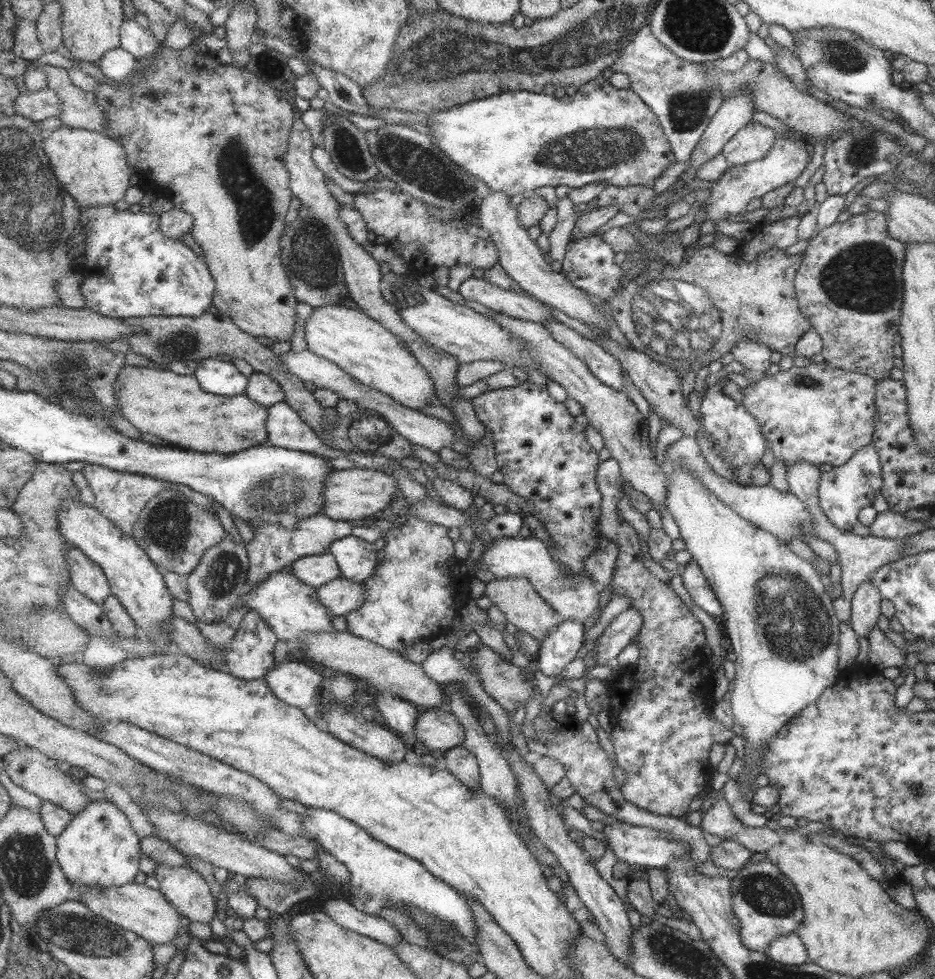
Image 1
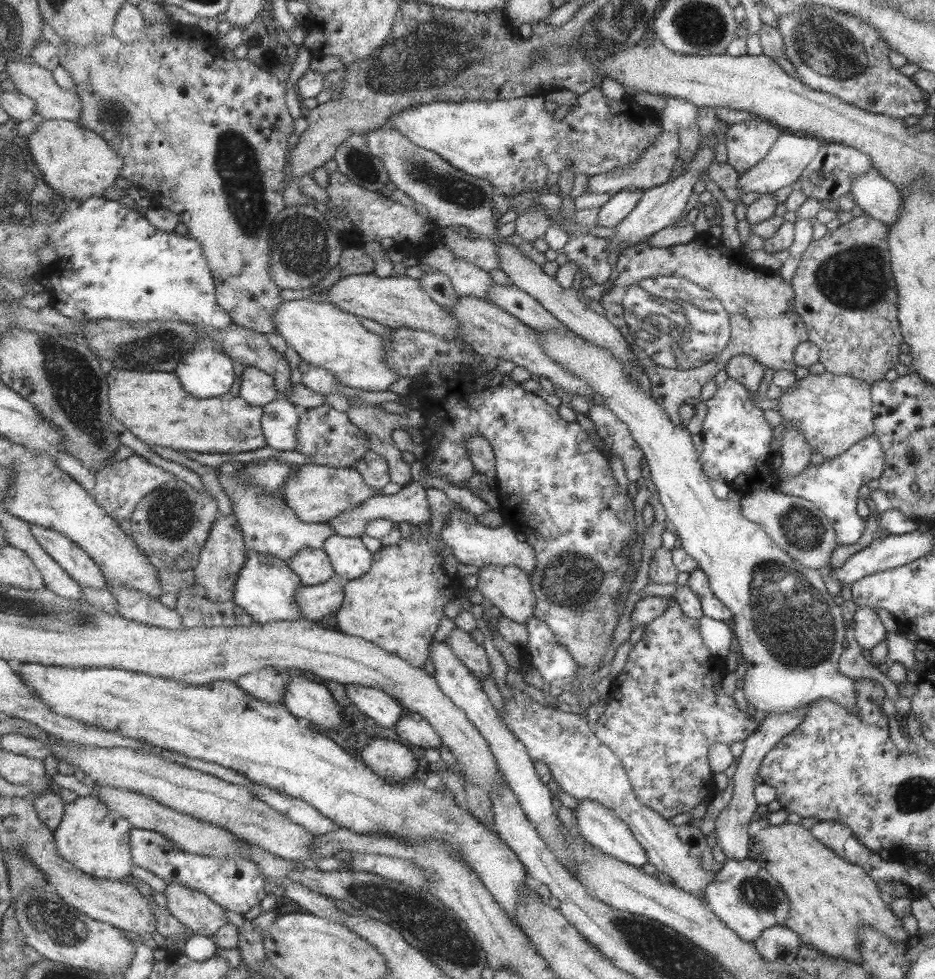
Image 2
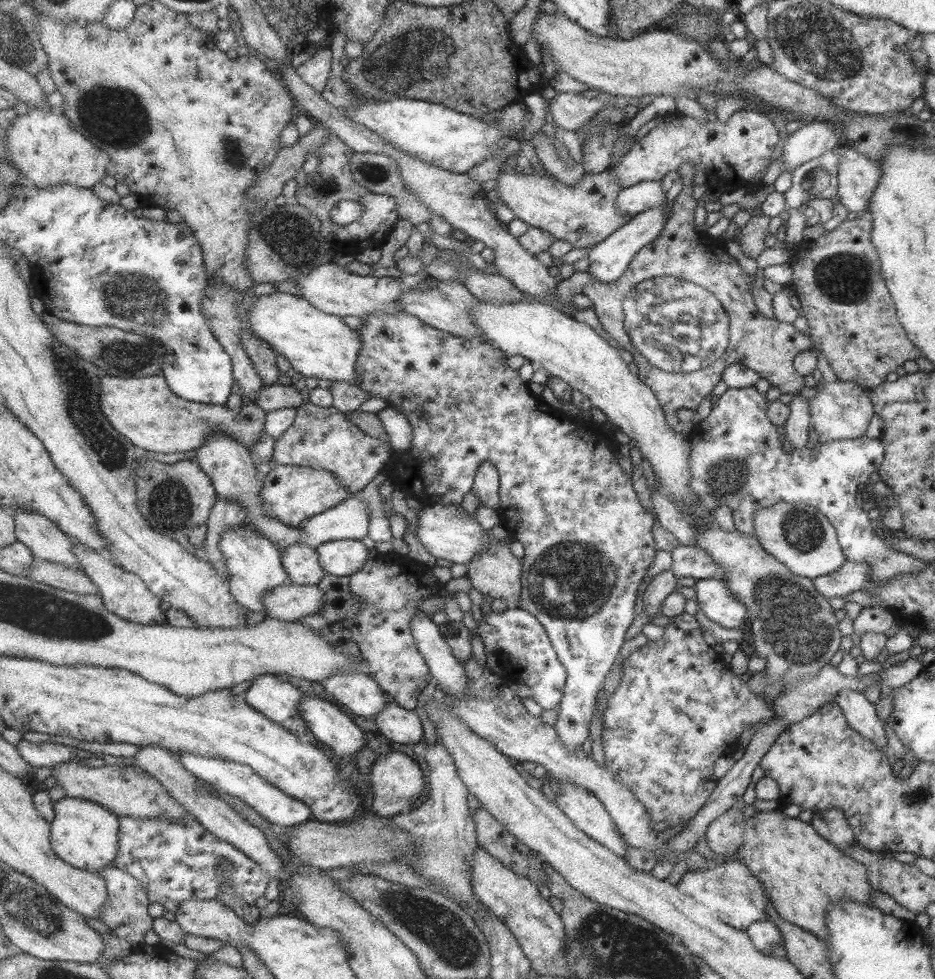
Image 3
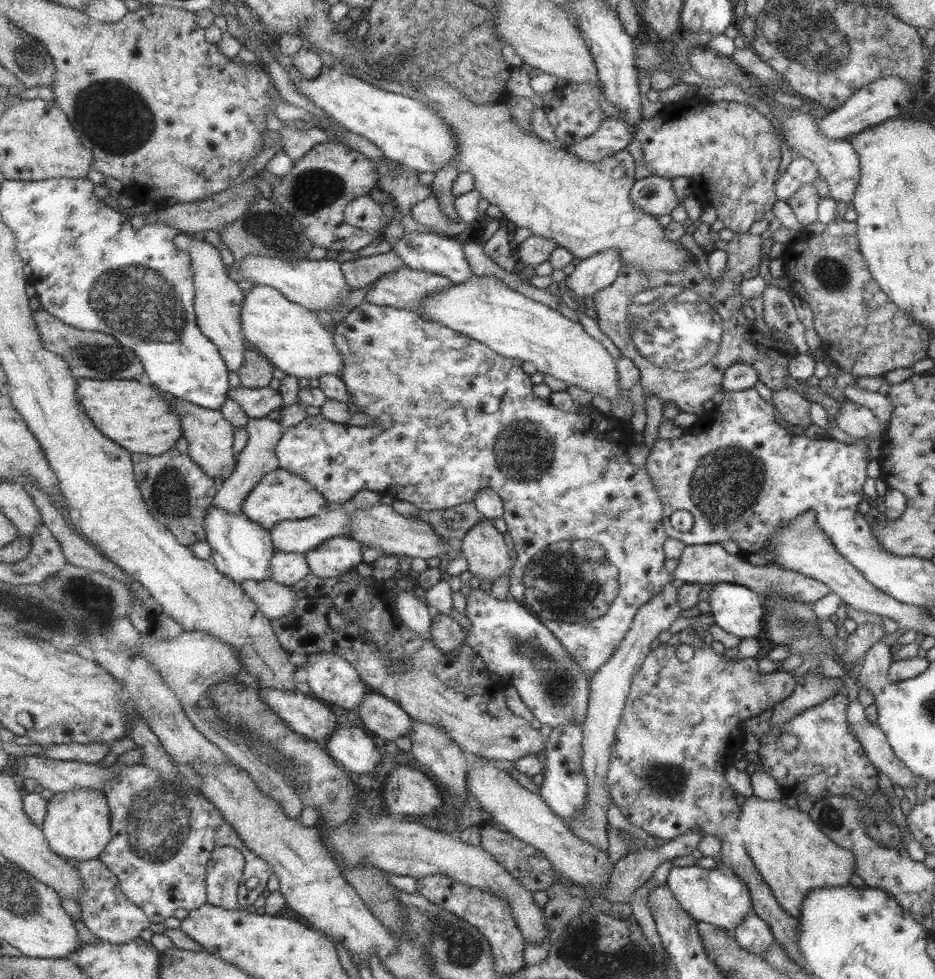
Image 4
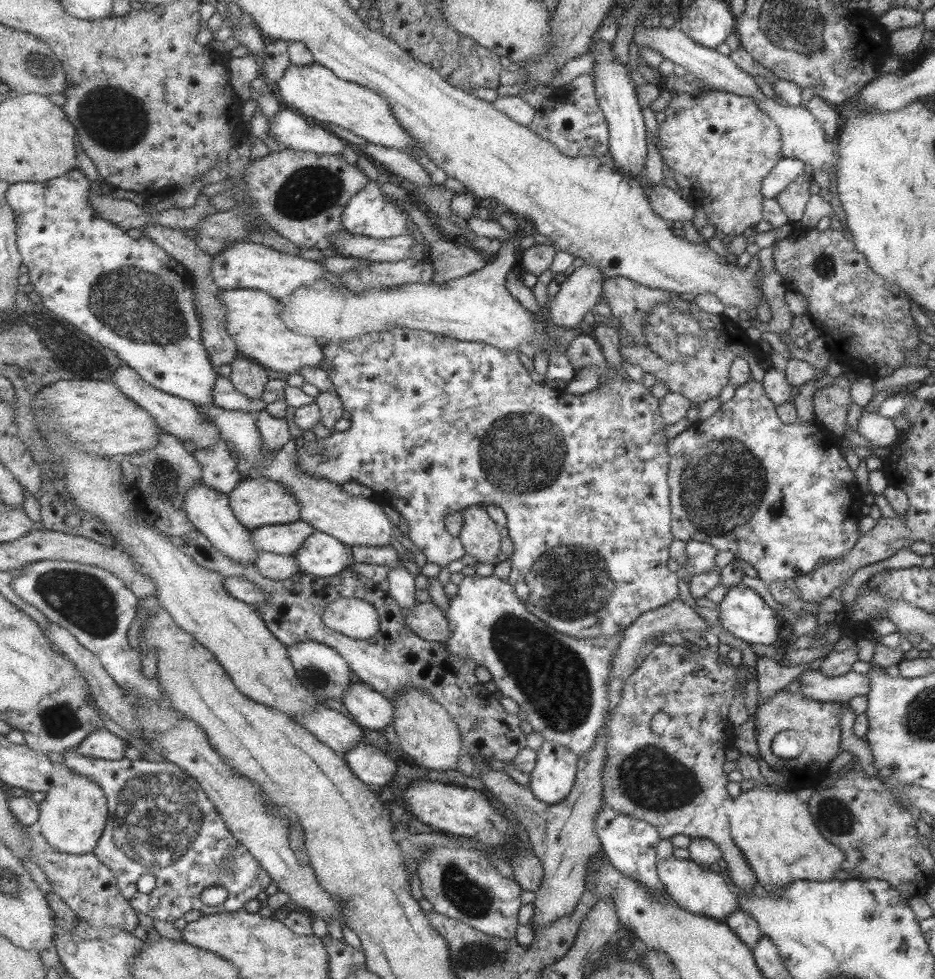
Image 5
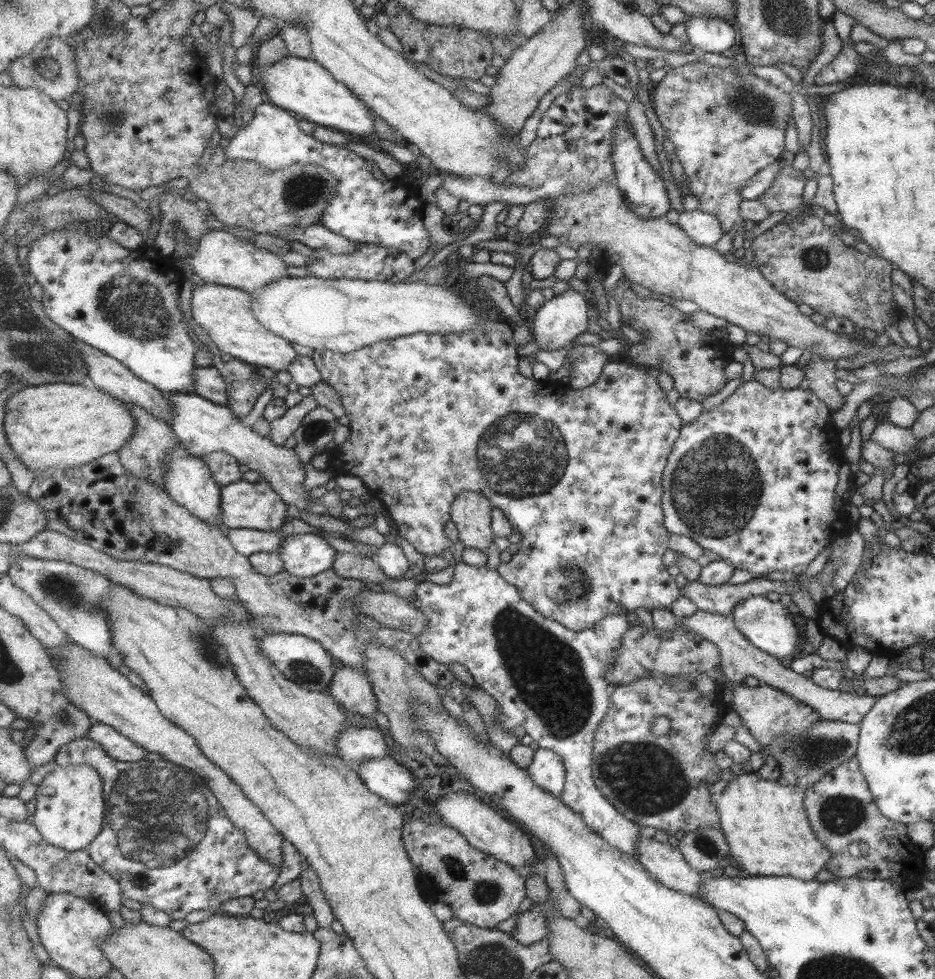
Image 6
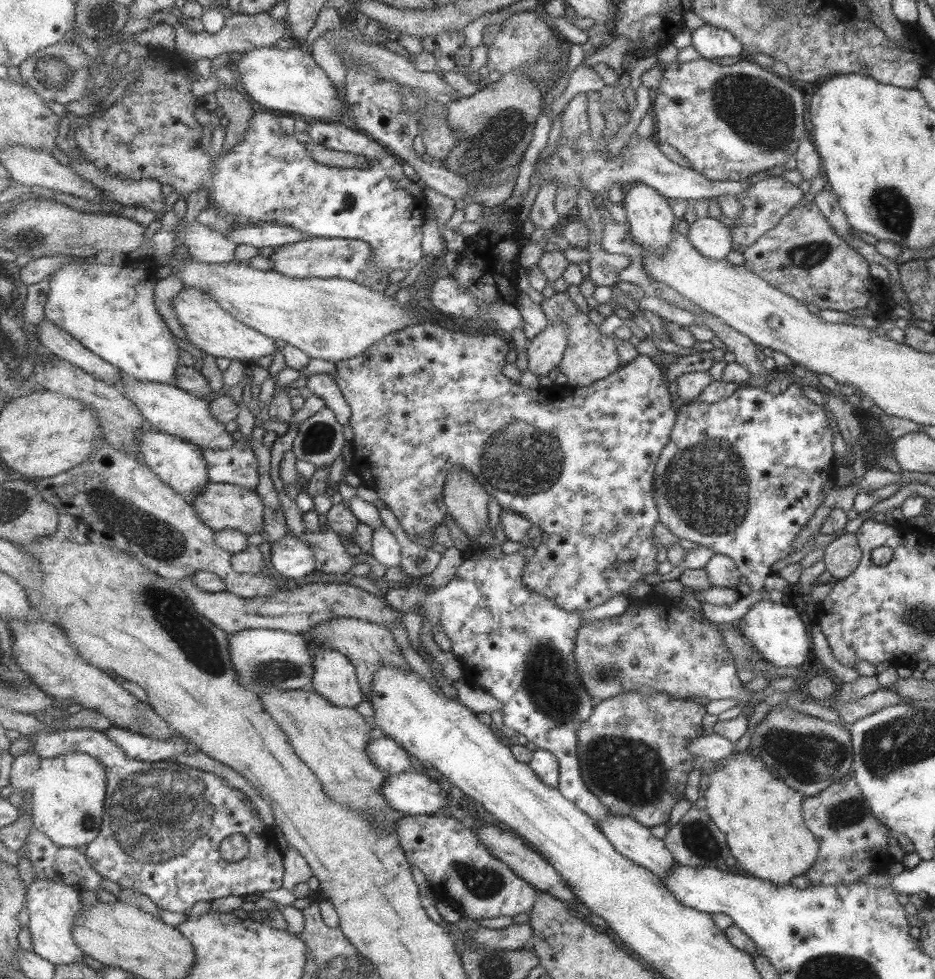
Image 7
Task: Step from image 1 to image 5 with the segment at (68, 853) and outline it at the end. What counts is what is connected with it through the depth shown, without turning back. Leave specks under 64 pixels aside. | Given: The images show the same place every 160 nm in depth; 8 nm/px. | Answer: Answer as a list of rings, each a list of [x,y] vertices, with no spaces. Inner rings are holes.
[[[71,773],[65,784],[52,788],[40,803],[40,819],[37,823],[43,836],[59,852],[80,855],[94,852],[104,835],[109,813],[105,789],[91,777]]]

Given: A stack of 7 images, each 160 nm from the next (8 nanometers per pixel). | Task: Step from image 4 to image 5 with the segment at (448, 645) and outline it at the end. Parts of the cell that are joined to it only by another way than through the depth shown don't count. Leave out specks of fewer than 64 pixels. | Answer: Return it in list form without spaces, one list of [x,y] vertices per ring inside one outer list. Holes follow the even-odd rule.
[[[432,601],[419,603],[419,606],[409,609],[409,612],[405,613],[405,619],[407,626],[423,640],[446,644],[453,636],[447,616]]]

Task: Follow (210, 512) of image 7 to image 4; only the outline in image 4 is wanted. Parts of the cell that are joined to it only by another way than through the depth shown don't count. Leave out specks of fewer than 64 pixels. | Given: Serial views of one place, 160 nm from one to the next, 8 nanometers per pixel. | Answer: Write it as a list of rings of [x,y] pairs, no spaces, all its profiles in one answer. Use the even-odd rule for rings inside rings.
[[[279,468],[266,474],[250,492],[242,502],[242,512],[251,520],[271,530],[285,521],[303,520],[315,516],[323,511],[327,502],[324,493],[315,484],[311,484],[303,476],[297,476],[289,469]]]

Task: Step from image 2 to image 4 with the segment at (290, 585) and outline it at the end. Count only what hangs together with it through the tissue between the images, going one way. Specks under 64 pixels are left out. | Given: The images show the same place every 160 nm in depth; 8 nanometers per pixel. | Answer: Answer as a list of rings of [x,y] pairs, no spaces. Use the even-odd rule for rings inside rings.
[[[215,505],[208,508],[208,516],[205,520],[211,560],[221,572],[239,584],[244,580],[260,581],[272,578],[271,560],[277,550],[269,529],[251,520],[243,512],[231,512]]]

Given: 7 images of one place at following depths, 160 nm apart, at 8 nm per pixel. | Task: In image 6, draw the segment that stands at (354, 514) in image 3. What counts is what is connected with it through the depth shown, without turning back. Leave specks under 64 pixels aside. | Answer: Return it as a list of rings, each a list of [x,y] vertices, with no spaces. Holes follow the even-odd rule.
[[[233,528],[227,531],[227,535],[237,552],[245,556],[251,556],[256,552],[277,551],[281,541],[285,538],[279,530],[263,532],[249,528]]]

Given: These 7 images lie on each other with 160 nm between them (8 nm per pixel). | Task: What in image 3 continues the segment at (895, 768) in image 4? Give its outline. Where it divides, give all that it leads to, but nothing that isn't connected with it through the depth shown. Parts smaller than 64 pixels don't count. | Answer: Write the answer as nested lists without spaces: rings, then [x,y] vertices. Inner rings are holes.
[[[841,689],[833,702],[843,710],[847,723],[860,733],[861,736],[873,742],[875,748],[890,753],[883,731],[883,722],[876,715],[874,705],[869,703],[862,693],[851,689]]]

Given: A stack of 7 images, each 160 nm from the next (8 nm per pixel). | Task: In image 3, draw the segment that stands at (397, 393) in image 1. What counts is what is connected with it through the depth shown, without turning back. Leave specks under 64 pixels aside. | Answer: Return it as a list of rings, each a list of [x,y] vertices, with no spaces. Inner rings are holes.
[[[280,291],[260,296],[249,311],[248,330],[268,342],[304,378],[359,384],[358,364],[362,338],[357,330],[352,330],[341,320],[341,316],[323,312],[302,296]]]

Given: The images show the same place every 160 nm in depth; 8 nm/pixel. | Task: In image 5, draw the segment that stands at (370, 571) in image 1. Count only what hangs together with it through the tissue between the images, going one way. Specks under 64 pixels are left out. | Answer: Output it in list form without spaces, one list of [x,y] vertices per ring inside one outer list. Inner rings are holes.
[[[315,531],[294,555],[302,573],[318,577],[339,575],[356,561],[350,546],[321,531]]]

